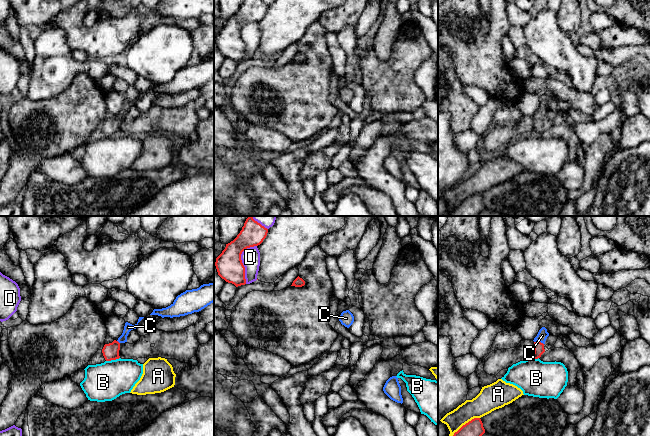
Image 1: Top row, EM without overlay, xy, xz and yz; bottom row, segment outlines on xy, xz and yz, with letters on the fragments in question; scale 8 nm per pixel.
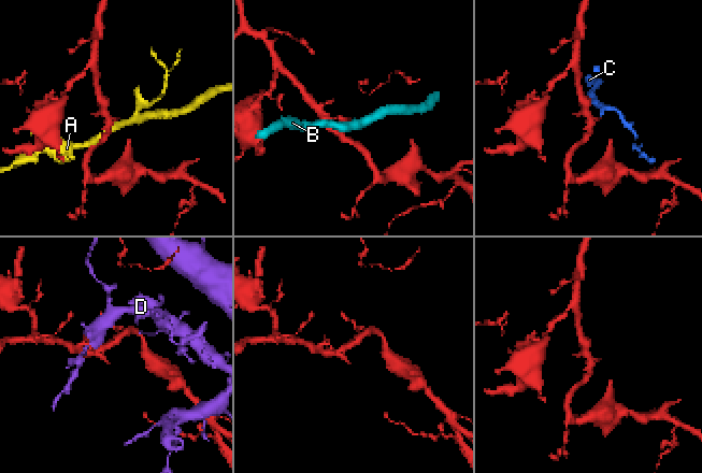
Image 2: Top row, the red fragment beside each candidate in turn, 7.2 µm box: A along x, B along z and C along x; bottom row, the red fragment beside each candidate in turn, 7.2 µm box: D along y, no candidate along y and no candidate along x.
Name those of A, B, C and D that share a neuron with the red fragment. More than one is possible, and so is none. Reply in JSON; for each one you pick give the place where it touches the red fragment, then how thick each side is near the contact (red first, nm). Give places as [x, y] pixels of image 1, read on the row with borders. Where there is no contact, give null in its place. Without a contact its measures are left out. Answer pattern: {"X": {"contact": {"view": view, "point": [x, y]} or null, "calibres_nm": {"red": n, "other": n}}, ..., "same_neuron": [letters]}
{"C": {"contact": {"view": "yz", "point": [538, 341]}, "calibres_nm": {"red": 80, "other": 90}}, "same_neuron": ["C"]}

